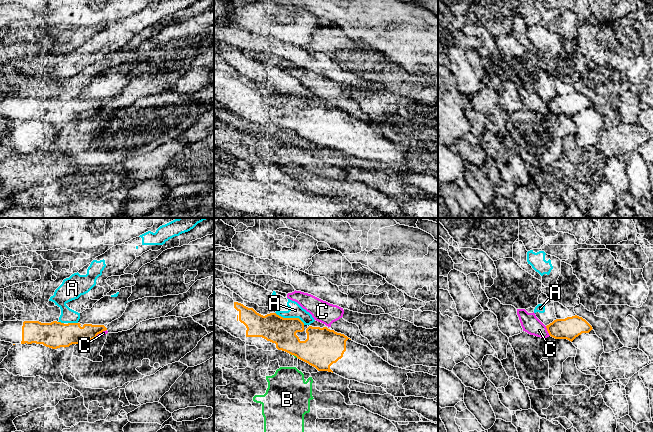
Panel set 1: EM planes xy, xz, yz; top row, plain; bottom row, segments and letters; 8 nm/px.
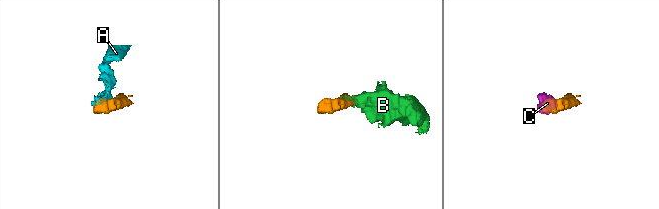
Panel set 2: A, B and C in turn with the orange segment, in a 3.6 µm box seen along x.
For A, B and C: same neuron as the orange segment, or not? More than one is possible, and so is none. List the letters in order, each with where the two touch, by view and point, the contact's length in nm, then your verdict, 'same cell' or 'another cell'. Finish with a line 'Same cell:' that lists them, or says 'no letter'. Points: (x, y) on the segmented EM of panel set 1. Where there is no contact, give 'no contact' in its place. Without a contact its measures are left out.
A: contact xz (290, 318); length 260 nm; another cell
B: contact xz (295, 355); length 50 nm; another cell
C: contact yz (547, 330); length 90 nm; another cell
Same cell: no letter

